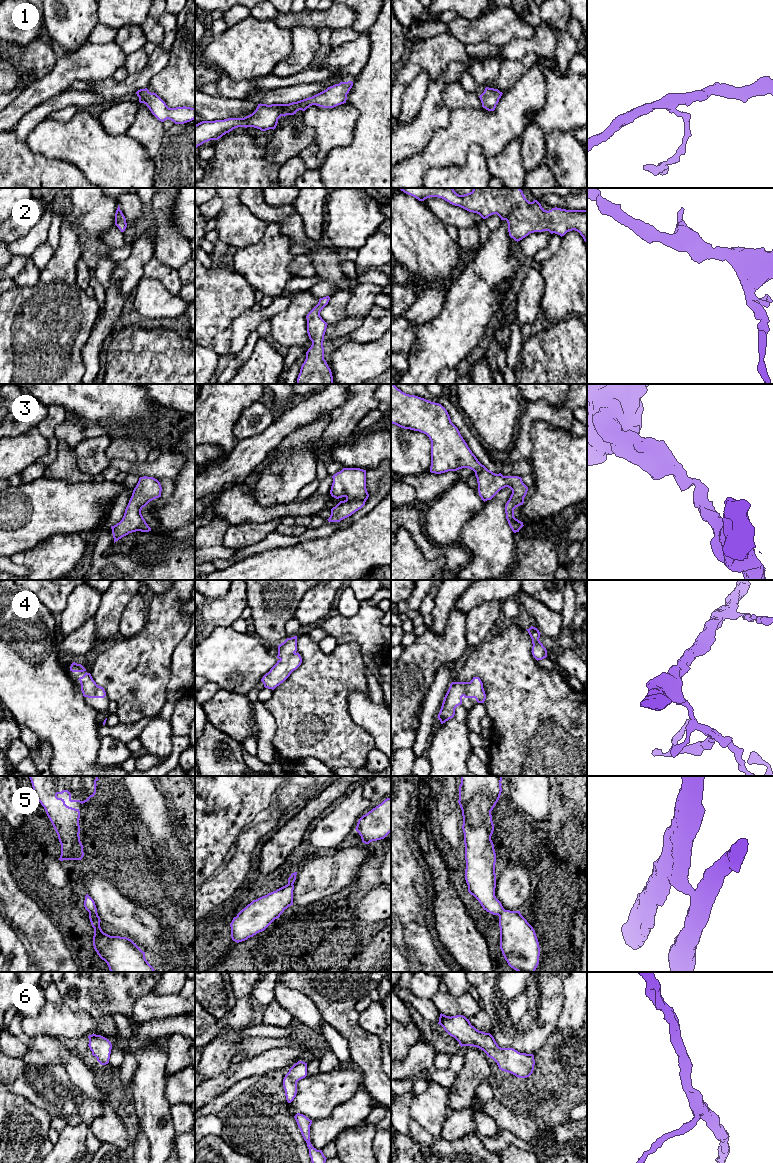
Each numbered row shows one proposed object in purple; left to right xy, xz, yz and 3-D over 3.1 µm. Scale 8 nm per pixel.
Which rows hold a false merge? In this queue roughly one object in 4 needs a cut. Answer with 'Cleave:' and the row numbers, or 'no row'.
Cleave: 5

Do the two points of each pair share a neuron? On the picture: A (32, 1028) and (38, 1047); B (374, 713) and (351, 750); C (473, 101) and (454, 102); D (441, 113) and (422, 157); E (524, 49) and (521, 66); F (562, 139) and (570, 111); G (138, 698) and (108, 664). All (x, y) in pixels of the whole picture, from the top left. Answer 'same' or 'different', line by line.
A: different
B: different
C: same
D: different
E: different
F: different
G: same

